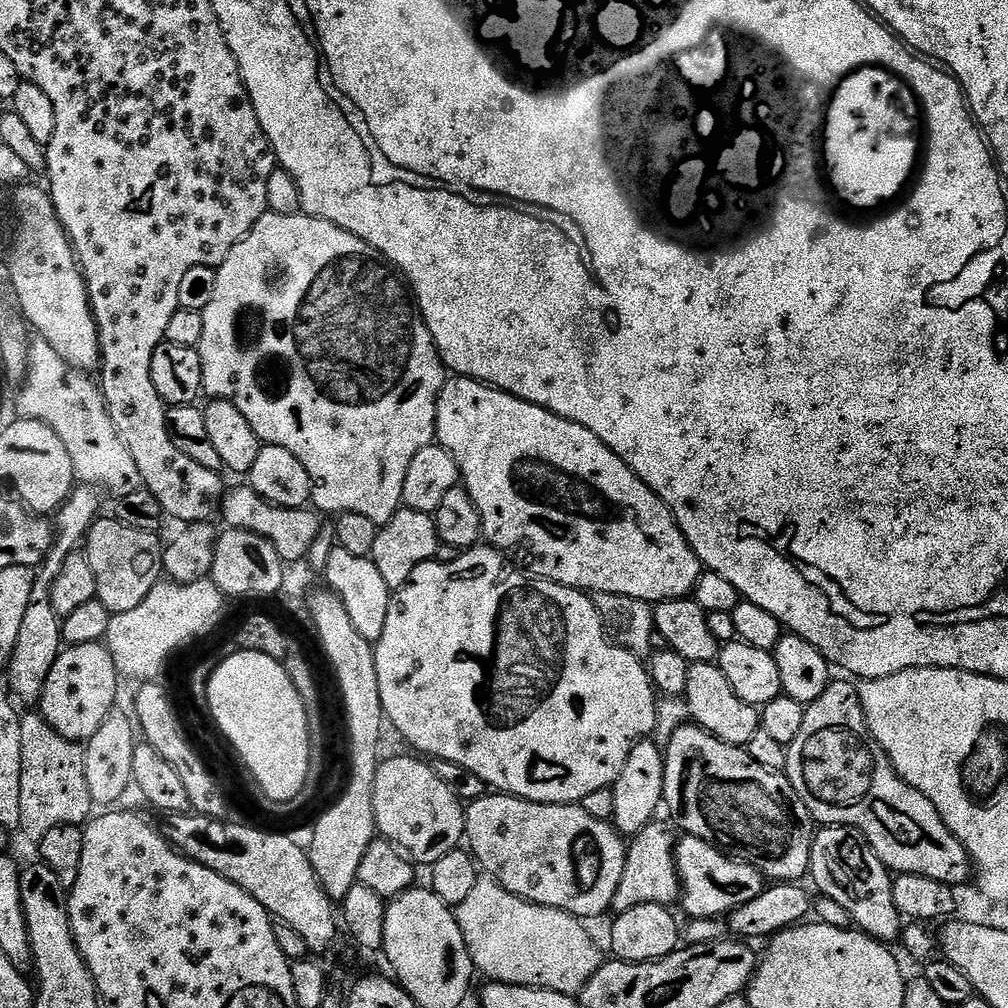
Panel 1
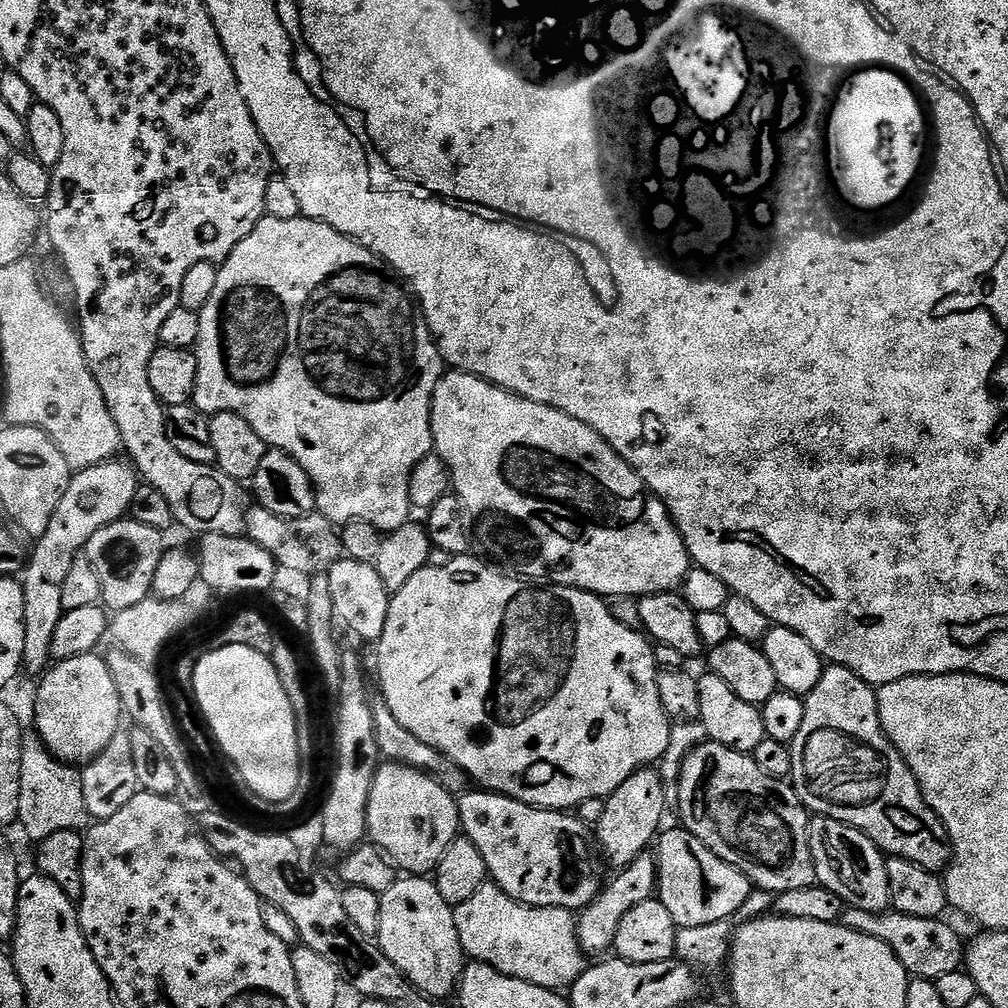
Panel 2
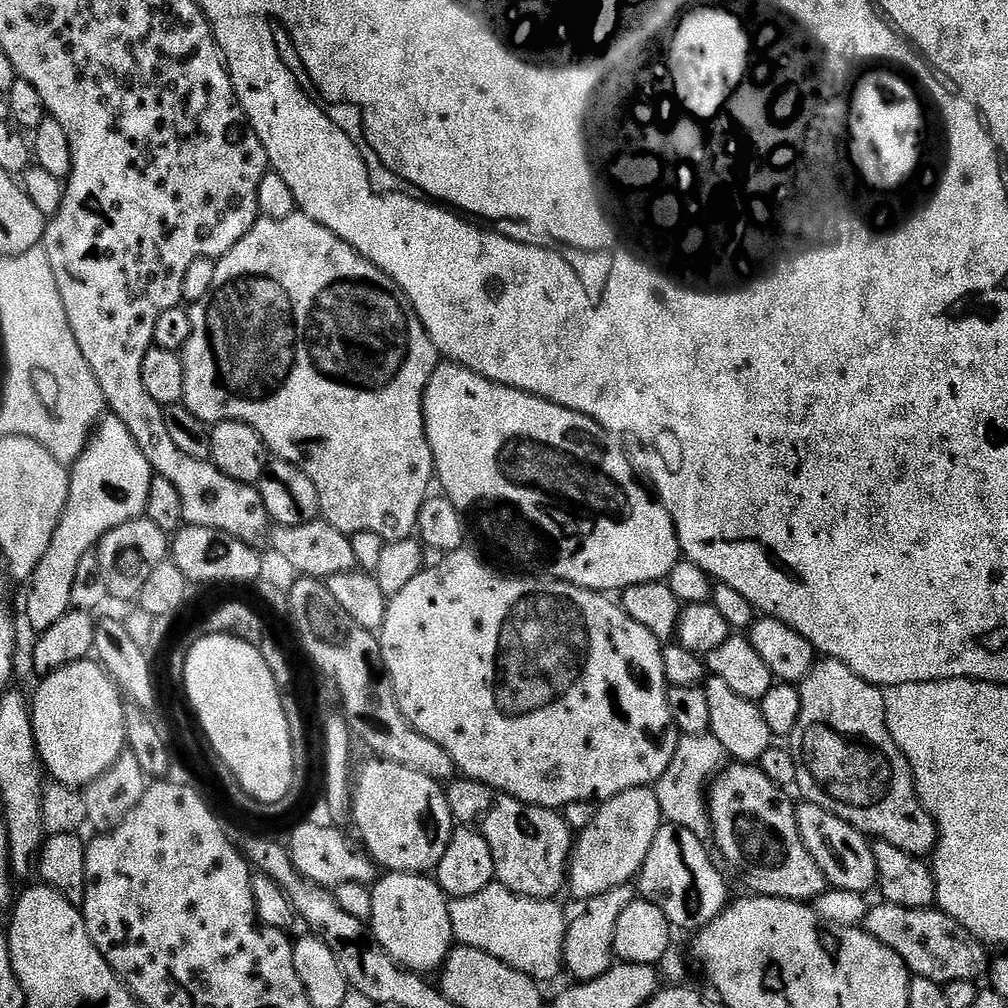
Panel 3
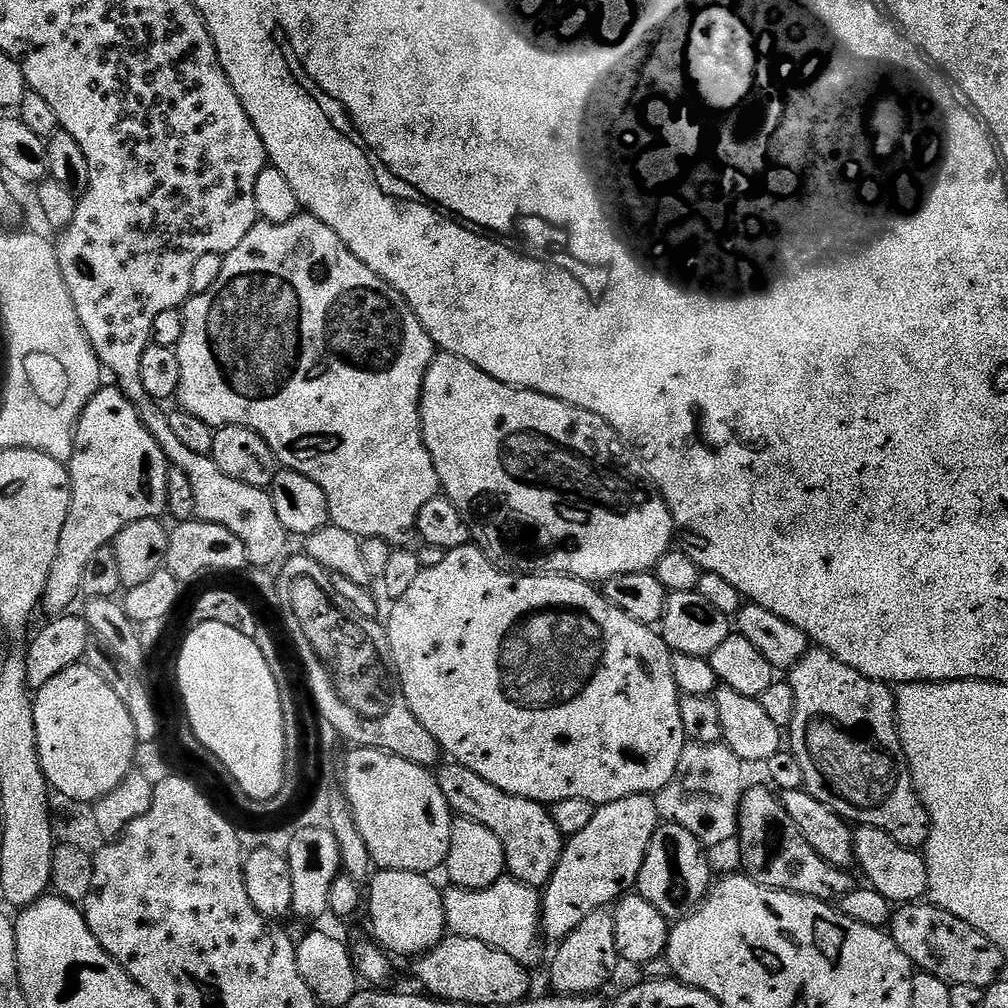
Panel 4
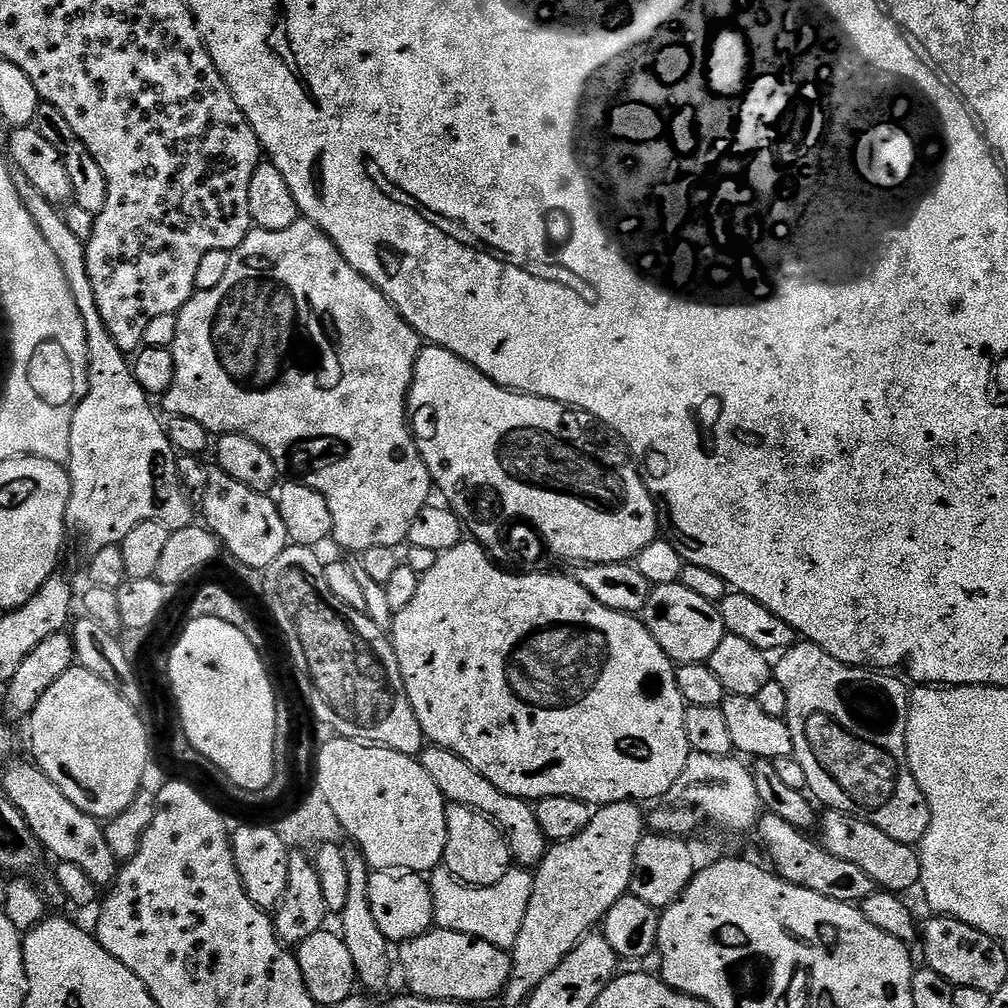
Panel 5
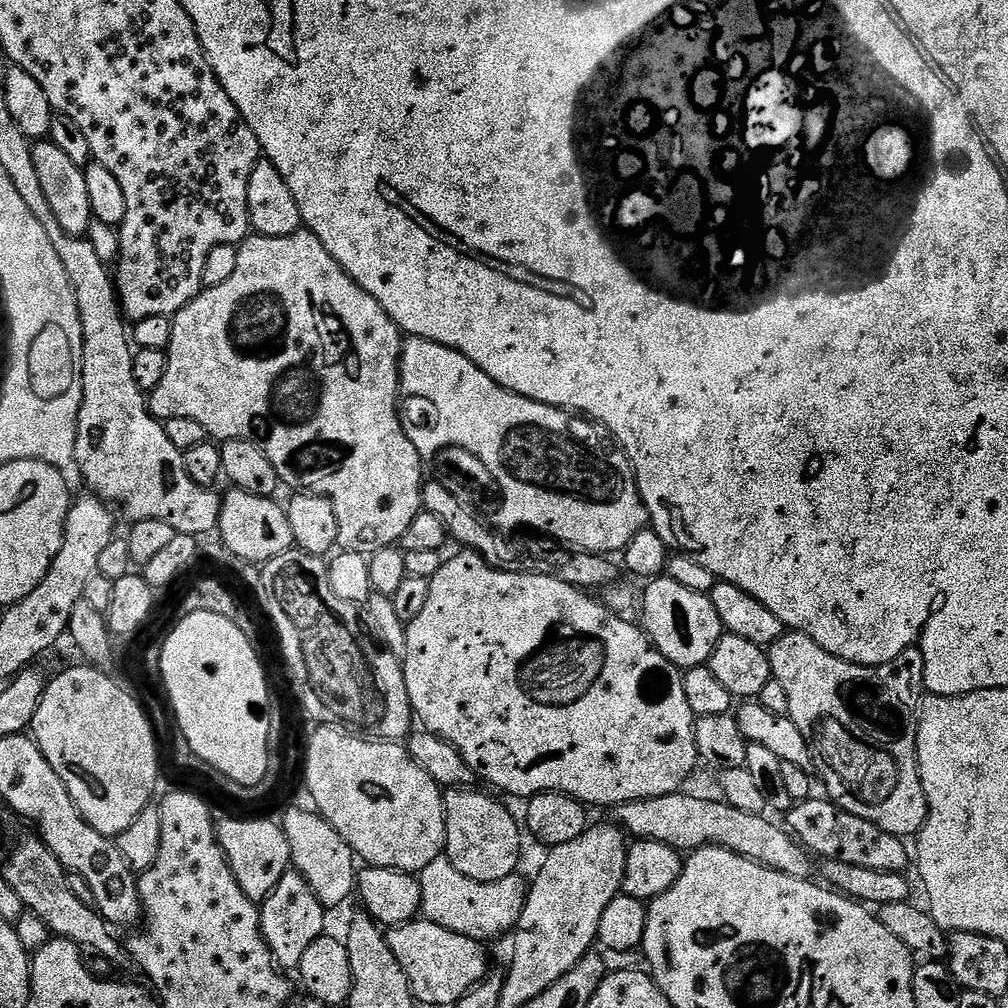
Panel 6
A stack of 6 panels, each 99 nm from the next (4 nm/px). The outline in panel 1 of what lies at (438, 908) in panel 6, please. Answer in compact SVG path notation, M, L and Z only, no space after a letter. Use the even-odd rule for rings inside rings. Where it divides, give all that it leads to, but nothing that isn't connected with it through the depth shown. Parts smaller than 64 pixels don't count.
M482 878L474 886L474 891L466 897L466 902L455 905L456 921L466 938L466 950L470 950L472 967L489 981L498 984L513 984L527 988L545 988L551 992L561 992L567 996L583 993L586 982L600 969L602 957L600 948L592 941L590 933L584 929L585 921L579 916L571 916L557 908L547 908L532 904L520 896L510 894L496 880Z

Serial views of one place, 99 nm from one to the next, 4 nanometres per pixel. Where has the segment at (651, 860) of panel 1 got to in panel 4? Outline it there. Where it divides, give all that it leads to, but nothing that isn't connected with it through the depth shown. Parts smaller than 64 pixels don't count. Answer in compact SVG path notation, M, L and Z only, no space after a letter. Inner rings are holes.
M608 908L594 910L587 918L582 918L578 926L566 937L559 941L556 957L552 960L553 993L561 996L591 996L599 993L600 987L607 982L615 970L616 964L621 963L614 938L614 918Z

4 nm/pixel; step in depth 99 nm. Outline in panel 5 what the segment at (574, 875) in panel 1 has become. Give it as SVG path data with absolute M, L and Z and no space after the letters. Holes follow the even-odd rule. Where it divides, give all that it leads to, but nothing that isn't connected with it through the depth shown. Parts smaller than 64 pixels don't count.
M435 746L425 747L419 757L422 770L434 778L434 786L444 796L448 804L461 804L470 806L475 812L480 812L484 816L491 818L504 837L508 840L508 845L512 851L513 861L520 866L536 866L544 859L544 853L550 847L549 840L542 834L542 826L538 826L535 807L527 800L519 800L517 796L507 796L505 792L500 792L494 782L482 778L470 762L458 758L458 754L447 752L444 748Z

